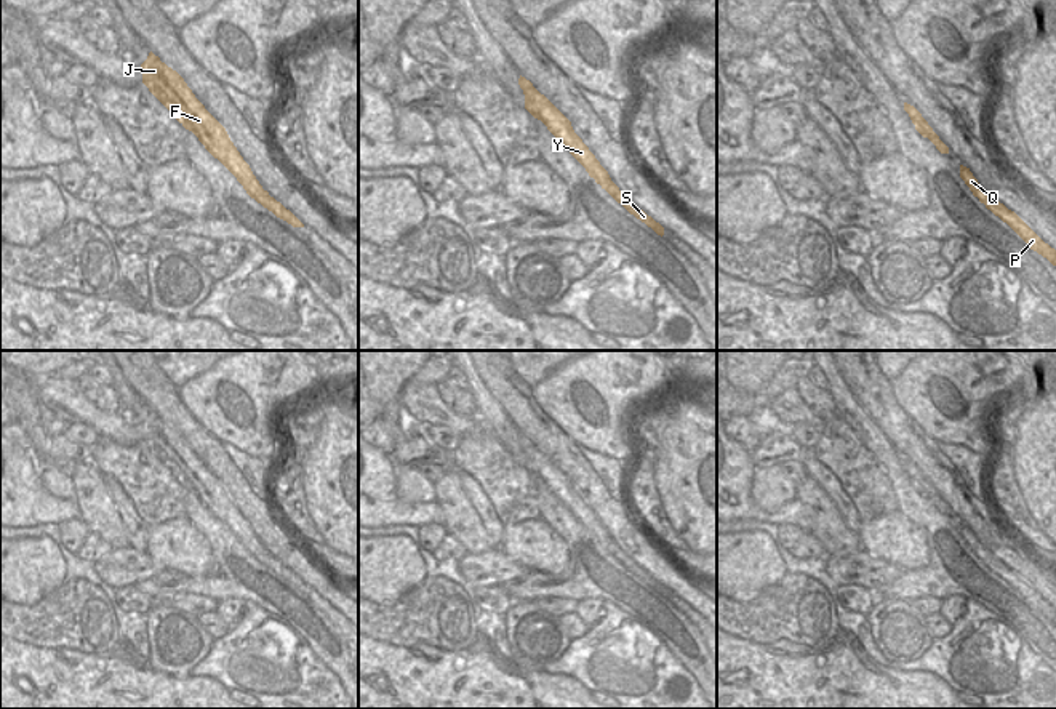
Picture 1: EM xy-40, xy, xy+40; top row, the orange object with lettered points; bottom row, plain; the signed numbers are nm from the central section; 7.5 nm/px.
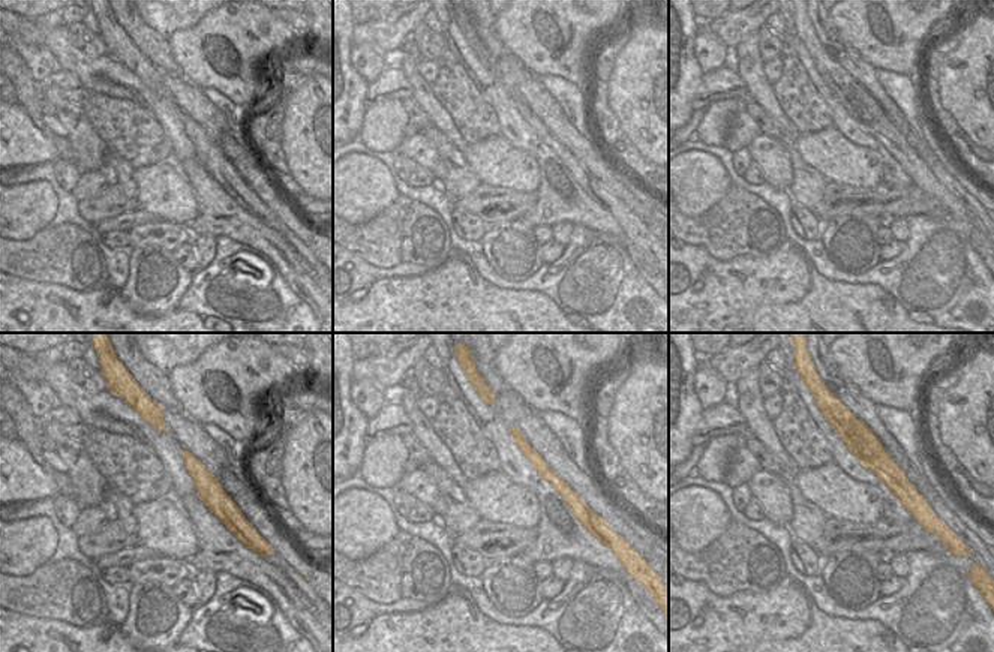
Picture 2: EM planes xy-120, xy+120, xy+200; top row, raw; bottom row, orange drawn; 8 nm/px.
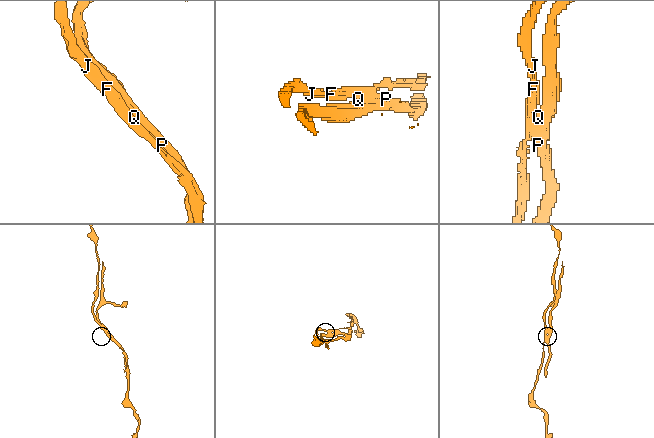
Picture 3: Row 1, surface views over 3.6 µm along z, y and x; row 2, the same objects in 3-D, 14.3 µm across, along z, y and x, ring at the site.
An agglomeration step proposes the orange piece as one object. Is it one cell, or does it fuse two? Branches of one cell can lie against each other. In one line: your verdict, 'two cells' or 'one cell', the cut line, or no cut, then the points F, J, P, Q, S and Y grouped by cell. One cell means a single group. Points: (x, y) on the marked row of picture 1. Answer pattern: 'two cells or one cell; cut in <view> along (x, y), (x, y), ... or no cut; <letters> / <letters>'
two cells; cut in xy along (613, 183), (607, 191); F J Y / P Q S

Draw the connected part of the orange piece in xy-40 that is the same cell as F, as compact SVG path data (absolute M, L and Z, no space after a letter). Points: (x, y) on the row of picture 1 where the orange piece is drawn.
M152 51L139 70L149 91L237 178L251 198L293 227L304 227L290 210L262 189L226 128L205 109L176 70L162 62Z

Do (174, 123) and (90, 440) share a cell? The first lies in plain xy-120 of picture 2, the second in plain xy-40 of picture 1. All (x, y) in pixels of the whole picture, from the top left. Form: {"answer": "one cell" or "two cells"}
{"answer": "two cells"}

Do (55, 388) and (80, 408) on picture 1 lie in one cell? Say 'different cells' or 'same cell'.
same cell

